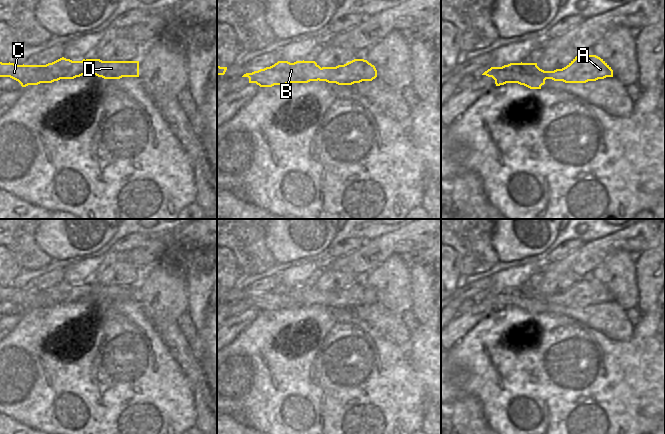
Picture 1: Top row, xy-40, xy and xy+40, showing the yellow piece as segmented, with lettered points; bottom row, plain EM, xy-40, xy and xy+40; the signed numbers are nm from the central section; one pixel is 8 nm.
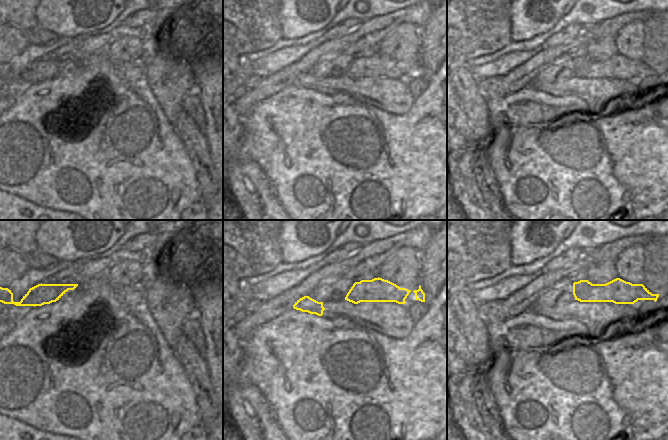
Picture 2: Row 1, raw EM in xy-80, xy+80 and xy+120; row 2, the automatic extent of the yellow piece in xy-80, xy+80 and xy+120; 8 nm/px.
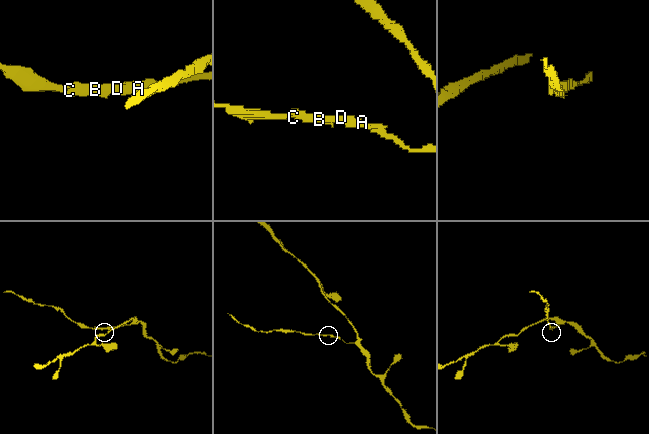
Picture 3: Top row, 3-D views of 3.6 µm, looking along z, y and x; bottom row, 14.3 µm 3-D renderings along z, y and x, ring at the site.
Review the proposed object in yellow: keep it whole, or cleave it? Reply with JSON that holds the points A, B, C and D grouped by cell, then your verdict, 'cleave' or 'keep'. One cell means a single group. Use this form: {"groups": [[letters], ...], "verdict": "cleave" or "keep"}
{"groups": [["A", "D"], ["B", "C"]], "verdict": "cleave"}

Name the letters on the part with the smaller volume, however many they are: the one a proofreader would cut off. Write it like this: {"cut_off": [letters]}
{"cut_off": ["B", "C"]}

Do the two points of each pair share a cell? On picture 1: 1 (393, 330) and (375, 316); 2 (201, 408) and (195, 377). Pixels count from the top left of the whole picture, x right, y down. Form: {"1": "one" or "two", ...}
{"1": "one", "2": "one"}

